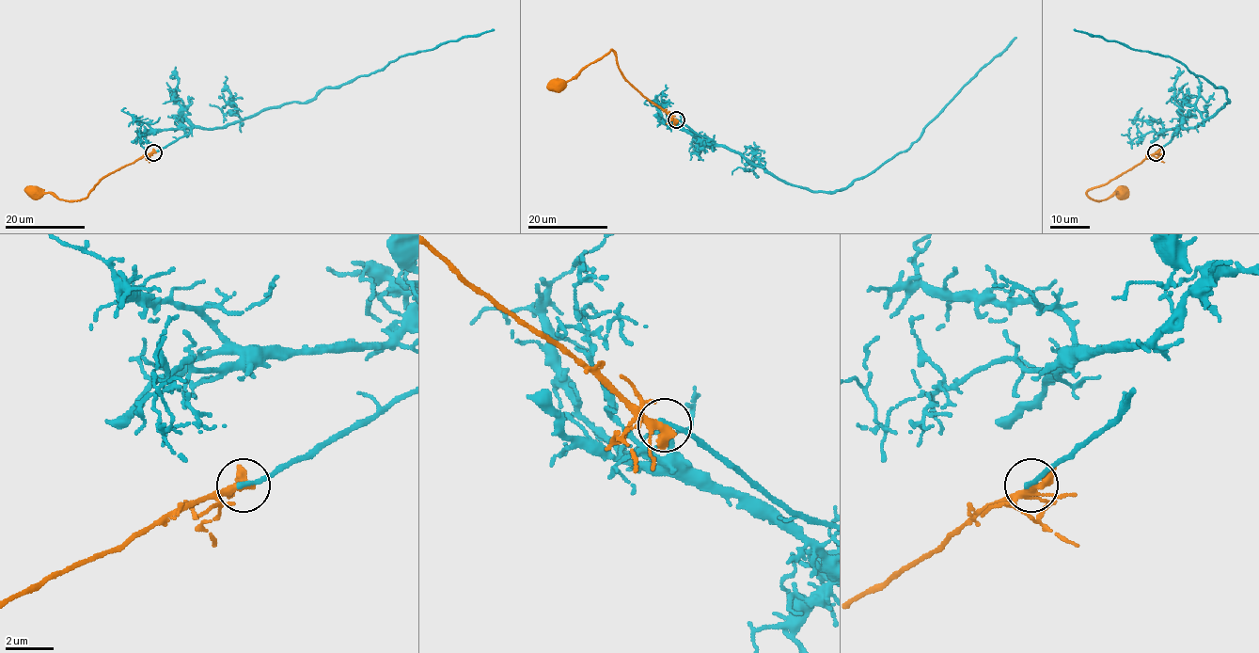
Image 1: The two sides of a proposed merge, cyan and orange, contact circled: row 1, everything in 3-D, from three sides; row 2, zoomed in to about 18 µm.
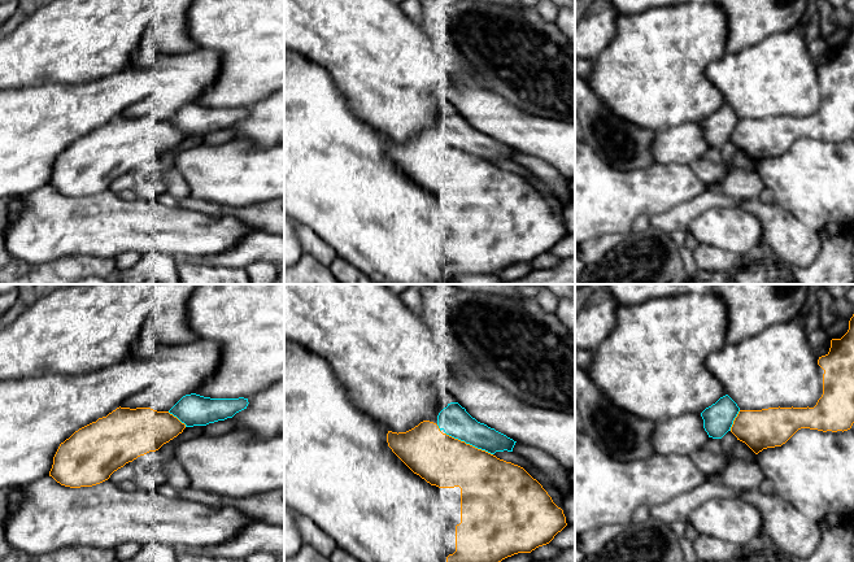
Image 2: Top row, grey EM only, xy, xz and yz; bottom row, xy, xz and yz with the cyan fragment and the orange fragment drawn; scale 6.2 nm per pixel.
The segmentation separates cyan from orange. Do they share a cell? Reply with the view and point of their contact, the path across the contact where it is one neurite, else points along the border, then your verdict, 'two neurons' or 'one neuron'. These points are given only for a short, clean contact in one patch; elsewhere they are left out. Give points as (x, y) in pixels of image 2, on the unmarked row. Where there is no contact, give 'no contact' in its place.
contact xz (469, 152); one neuron

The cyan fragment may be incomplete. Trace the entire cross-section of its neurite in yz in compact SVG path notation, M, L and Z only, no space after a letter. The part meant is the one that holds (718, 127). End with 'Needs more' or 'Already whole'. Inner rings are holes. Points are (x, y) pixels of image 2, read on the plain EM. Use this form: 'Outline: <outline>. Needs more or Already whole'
Outline: M854 23L849 39L841 48L832 48L829 61L819 66L818 74L824 79L823 104L814 117L768 117L762 119L741 119L728 105L720 106L706 117L701 126L709 147L722 148L731 140L737 149L745 152L755 164L767 157L781 156L798 139L848 140L854 132Z. Needs more

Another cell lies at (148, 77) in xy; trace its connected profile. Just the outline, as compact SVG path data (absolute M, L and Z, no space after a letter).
M156 66L135 70L127 67L103 79L78 84L48 83L0 91L0 199L29 195L49 184L53 166L66 148L79 138L106 126L130 105L153 93L158 84Z

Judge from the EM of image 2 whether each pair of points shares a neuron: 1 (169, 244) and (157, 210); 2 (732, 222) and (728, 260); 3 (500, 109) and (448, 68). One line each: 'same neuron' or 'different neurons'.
1: same neuron
2: different neurons
3: different neurons

